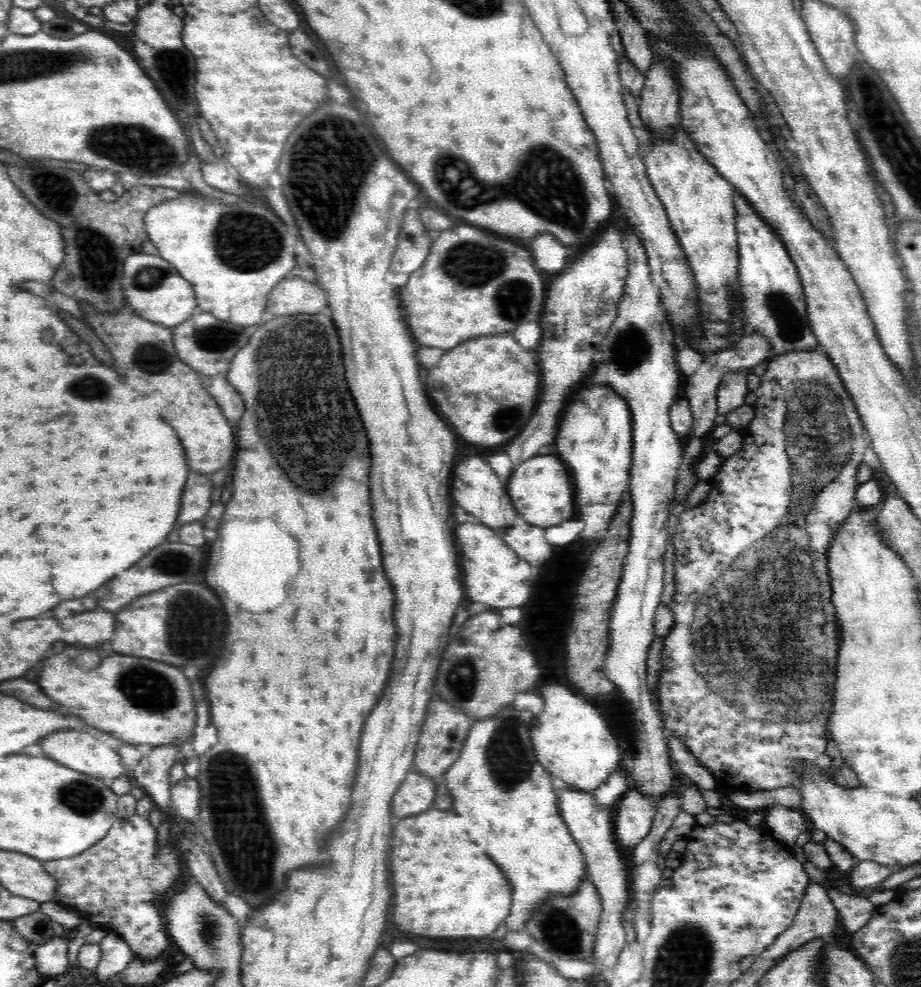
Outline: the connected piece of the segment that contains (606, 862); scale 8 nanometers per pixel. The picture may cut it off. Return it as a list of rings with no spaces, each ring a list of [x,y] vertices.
[[[560,785],[557,789],[557,804],[564,824],[569,828],[577,847],[582,851],[587,862],[587,874],[596,887],[601,899],[601,918],[594,955],[590,958],[593,965],[602,965],[604,969],[613,970],[618,956],[626,943],[626,930],[622,924],[622,914],[630,908],[630,888],[626,884],[628,872],[626,862],[620,854],[616,836],[614,836],[614,814],[610,806],[598,808],[595,793],[575,789],[571,785]]]

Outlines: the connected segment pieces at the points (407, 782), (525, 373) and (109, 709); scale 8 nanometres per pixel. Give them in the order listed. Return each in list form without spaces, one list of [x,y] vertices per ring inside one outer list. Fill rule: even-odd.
[[[411,770],[394,793],[391,802],[394,819],[408,818],[432,809],[436,786],[439,783]]]
[[[508,332],[503,335],[488,335],[467,340],[452,352],[446,352],[440,364],[428,370],[424,384],[440,416],[444,414],[444,420],[456,430],[458,436],[482,448],[494,448],[494,446],[511,442],[512,438],[524,430],[526,422],[532,418],[539,403],[540,369],[535,350],[520,346],[513,339],[511,332]]]
[[[99,648],[74,650],[68,650],[68,656],[64,652],[64,656],[46,660],[38,680],[42,692],[56,700],[62,710],[81,719],[88,727],[106,732],[129,746],[179,746],[194,732],[193,684],[182,669],[148,658],[109,654]],[[74,658],[80,658],[80,664],[90,666],[90,670],[74,664]]]

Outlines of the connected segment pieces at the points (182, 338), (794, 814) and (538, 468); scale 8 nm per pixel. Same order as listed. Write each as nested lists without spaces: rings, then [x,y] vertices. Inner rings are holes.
[[[196,312],[171,329],[173,332],[173,347],[178,358],[185,362],[192,370],[206,376],[226,375],[232,357],[244,344],[248,344],[252,332],[256,328],[242,328],[233,323],[217,319],[209,312]]]
[[[770,805],[761,811],[767,820],[767,830],[786,846],[796,845],[796,838],[802,832],[809,832],[810,826],[799,808]]]
[[[536,456],[517,465],[505,479],[509,498],[525,522],[540,528],[556,526],[575,518],[572,482],[565,465],[554,456]]]

